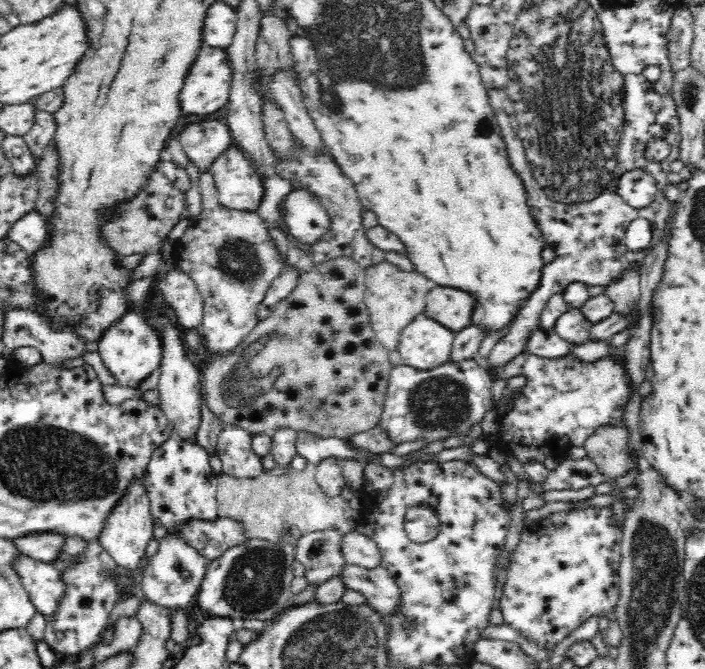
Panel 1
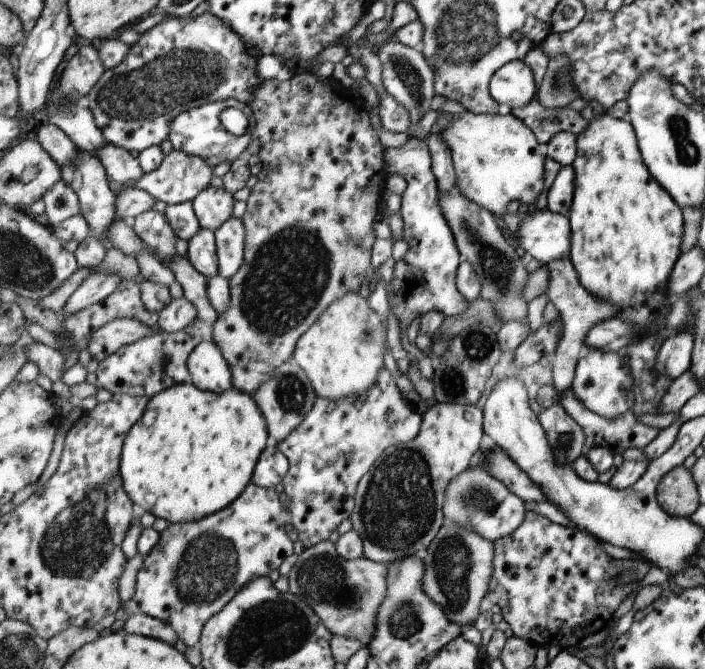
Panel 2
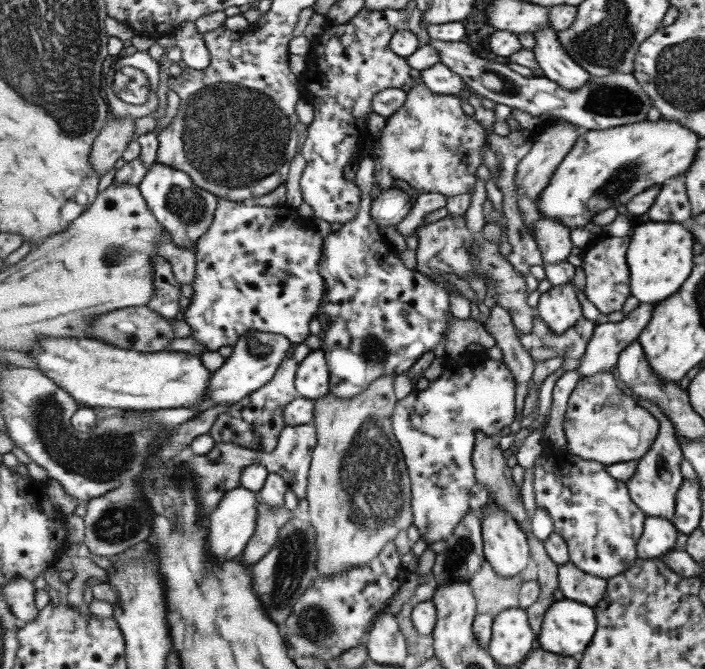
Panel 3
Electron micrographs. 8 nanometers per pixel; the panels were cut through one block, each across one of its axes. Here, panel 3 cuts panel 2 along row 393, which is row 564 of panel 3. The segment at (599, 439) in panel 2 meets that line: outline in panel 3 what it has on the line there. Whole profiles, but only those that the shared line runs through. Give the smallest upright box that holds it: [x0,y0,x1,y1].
[557,562,608,607]

